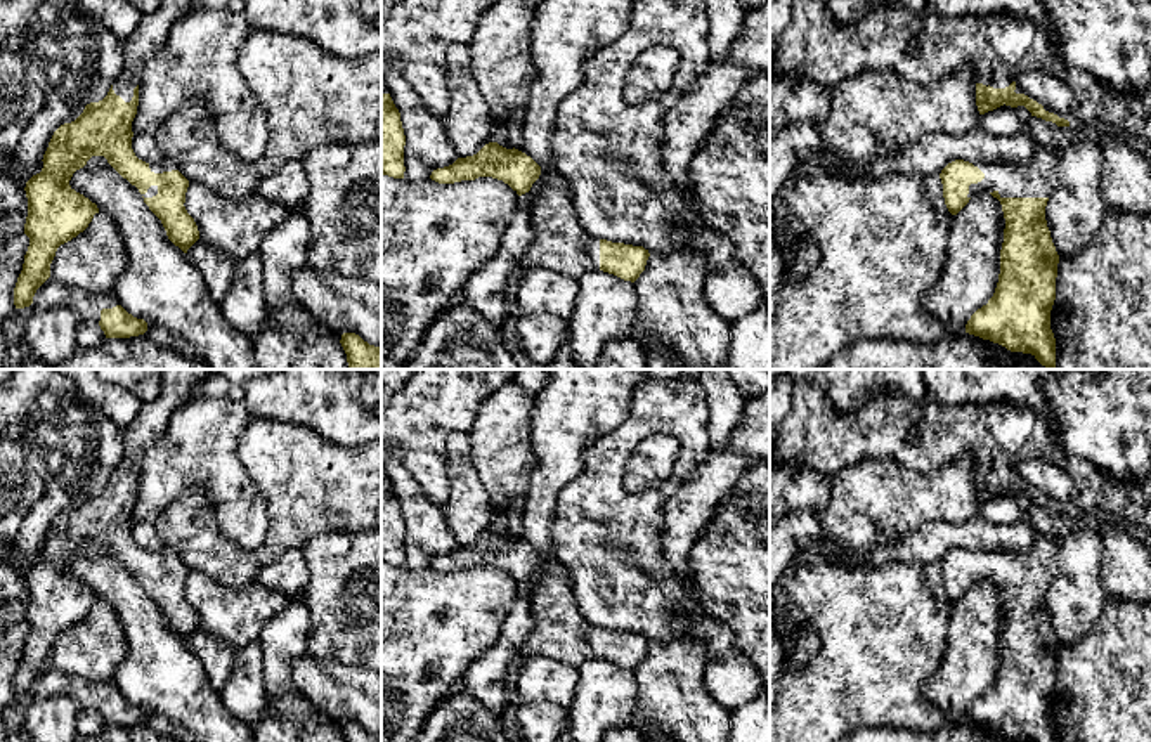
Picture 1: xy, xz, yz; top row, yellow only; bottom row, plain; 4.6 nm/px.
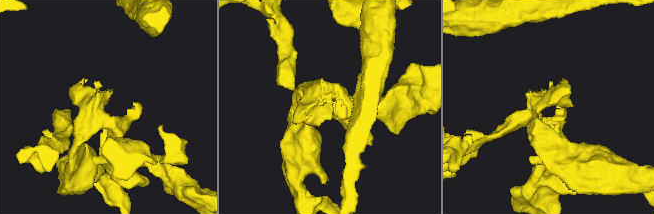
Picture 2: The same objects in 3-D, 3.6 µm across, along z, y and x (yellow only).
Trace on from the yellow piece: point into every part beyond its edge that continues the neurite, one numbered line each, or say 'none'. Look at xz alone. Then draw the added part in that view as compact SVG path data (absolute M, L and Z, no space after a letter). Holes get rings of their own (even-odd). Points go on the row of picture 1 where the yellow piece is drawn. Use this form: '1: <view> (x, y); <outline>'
1: xz (560, 243); M543 166L527 192L534 238L520 257L525 270L544 267L579 279L600 269L600 239L579 220L567 184L553 166Z

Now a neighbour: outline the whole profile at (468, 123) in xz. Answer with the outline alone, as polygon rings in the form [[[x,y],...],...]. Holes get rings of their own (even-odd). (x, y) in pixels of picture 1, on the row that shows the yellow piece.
[[[452,43],[445,52],[445,85],[449,111],[444,125],[459,158],[477,154],[496,137],[491,109],[471,71],[468,43]]]

